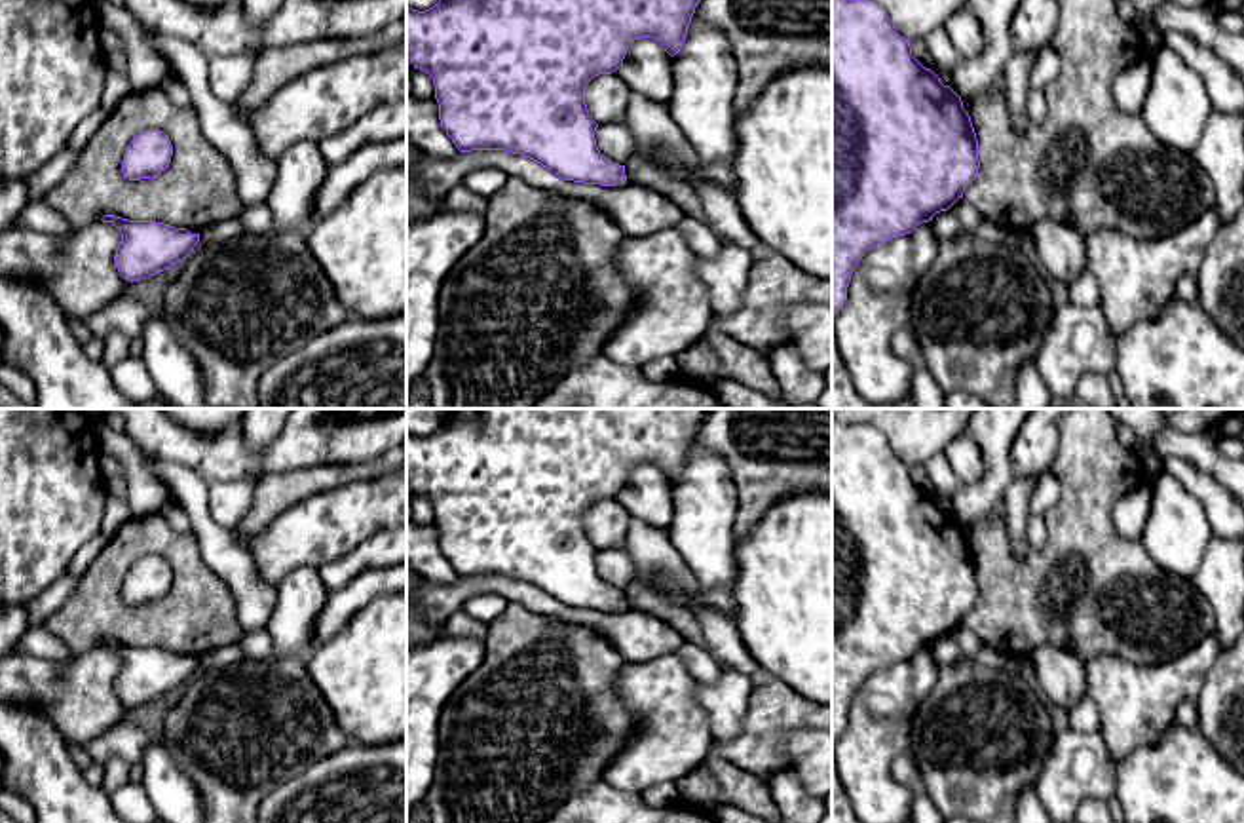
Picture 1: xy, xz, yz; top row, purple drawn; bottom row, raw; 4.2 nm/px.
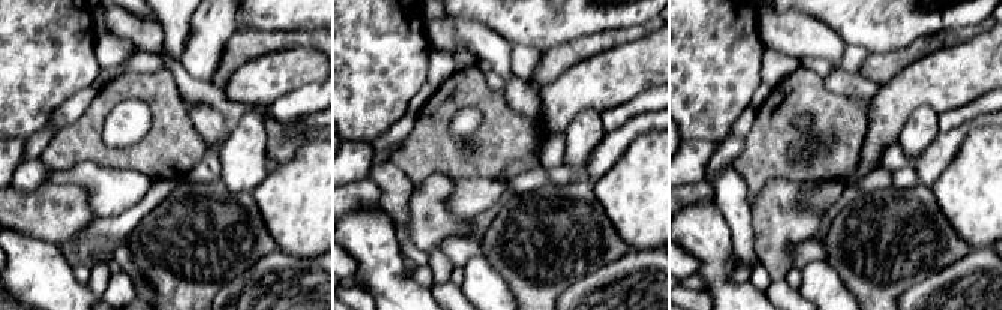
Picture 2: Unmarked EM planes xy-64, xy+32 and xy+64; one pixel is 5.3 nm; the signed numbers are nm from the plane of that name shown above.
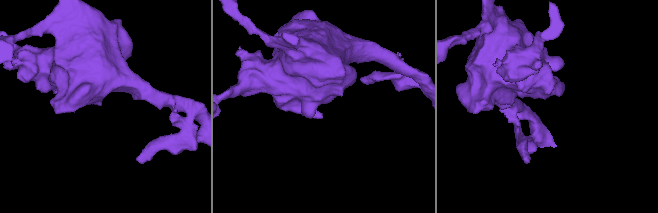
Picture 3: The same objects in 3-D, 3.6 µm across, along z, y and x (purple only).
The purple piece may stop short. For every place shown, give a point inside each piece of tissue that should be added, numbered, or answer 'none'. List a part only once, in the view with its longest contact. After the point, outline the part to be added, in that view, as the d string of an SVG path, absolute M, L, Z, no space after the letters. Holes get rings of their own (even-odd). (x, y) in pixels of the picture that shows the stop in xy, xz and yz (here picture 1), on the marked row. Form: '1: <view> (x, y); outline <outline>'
none

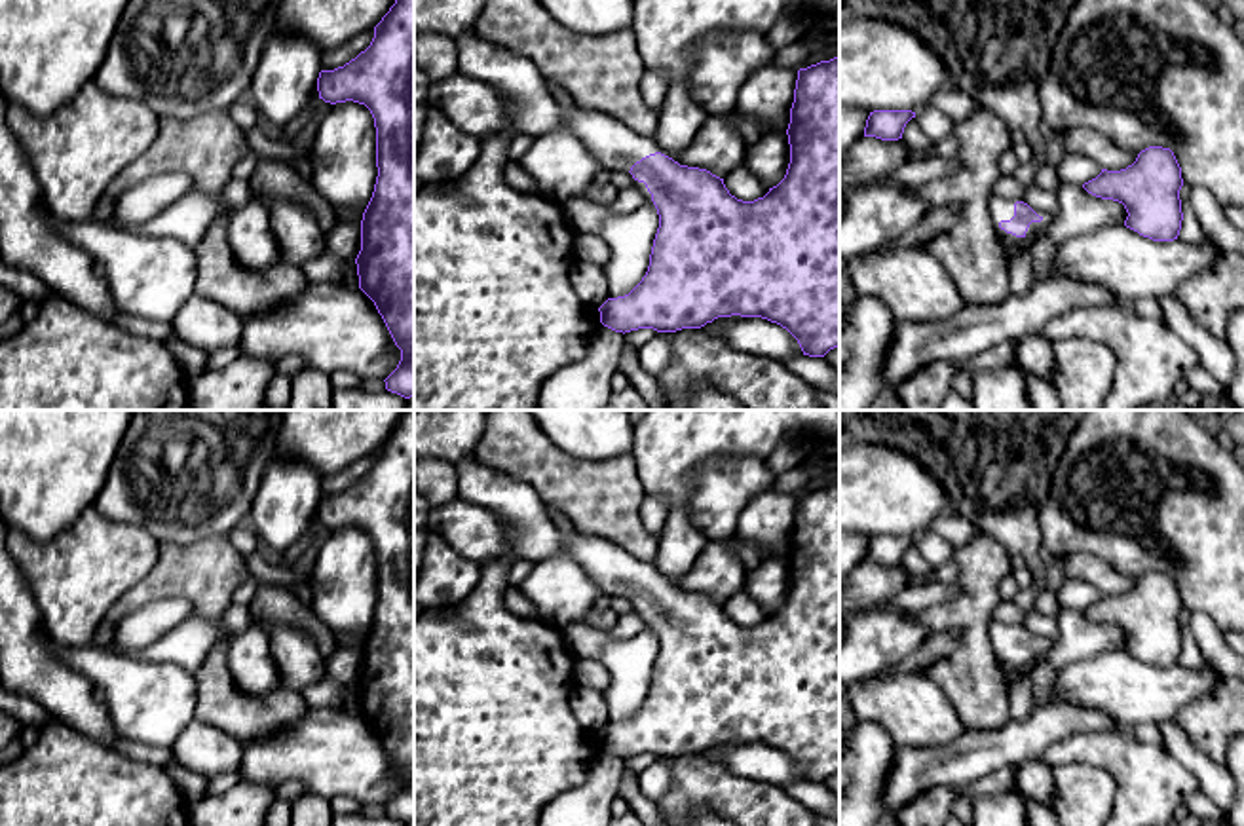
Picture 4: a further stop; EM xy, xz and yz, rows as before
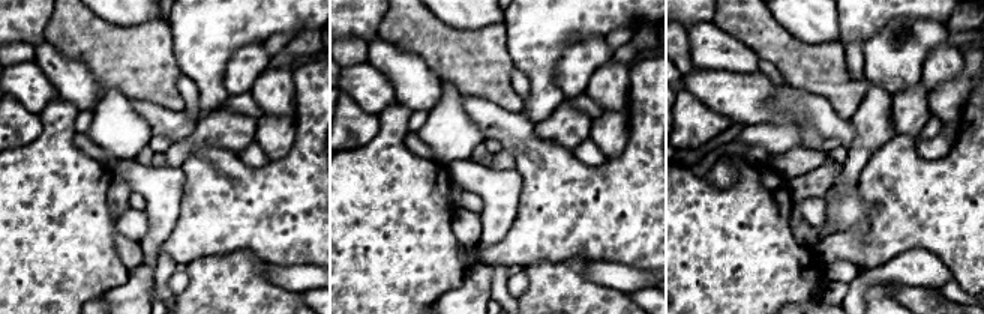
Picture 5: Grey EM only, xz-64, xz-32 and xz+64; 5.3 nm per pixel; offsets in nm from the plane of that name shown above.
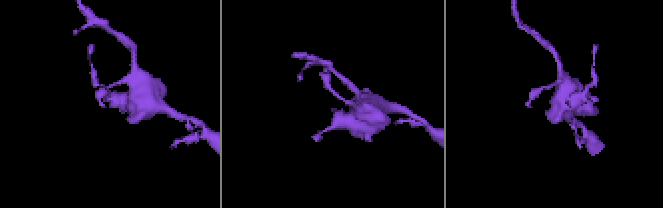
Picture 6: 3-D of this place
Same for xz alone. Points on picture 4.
1: xz (532, 109); outline M473 30L454 40L458 72L494 87L503 97L518 135L537 139L570 129L612 173L629 173L636 161L655 152L669 156L655 137L642 137L612 116L558 104L528 59L482 40Z

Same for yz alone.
1: yz (999, 207); outline M991 196L988 199L988 211L991 215L991 222L995 226L997 235L1007 243L1018 243L1022 237L1016 237L1012 234L1007 234L999 228L1001 220L1010 220L1014 216L1014 203L1024 199L1012 199L1003 196Z

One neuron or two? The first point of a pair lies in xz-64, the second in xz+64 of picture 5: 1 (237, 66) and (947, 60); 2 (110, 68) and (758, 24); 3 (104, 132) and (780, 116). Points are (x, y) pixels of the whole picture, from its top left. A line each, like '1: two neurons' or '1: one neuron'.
1: two neurons
2: one neuron
3: two neurons

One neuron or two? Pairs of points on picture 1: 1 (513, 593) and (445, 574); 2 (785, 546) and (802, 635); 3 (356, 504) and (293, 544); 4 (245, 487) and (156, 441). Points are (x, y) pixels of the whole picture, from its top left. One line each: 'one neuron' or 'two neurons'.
1: two neurons
2: one neuron
3: one neuron
4: two neurons

